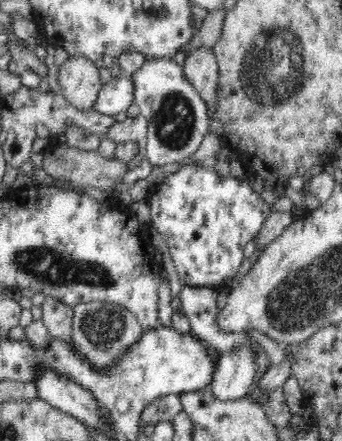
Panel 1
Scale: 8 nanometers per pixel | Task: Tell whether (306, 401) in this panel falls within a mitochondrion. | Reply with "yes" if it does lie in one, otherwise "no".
no

